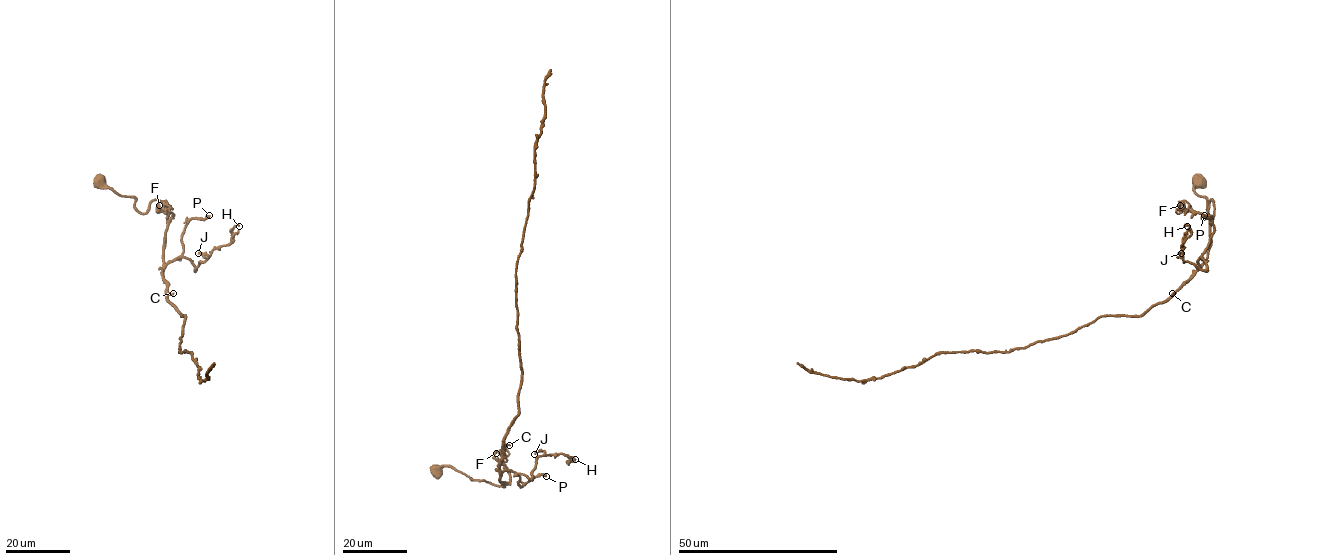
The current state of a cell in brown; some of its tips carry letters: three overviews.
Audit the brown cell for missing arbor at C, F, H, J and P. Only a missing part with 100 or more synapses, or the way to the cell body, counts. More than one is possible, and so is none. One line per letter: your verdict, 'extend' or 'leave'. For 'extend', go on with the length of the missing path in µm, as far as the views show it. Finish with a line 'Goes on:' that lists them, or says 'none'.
C: leave
F: leave
H: leave
J: leave
P: leave
Goes on: none

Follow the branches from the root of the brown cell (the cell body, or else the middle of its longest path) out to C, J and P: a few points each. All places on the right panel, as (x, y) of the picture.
C: (1197, 181), (1193, 190), (1206, 199), (1208, 213), (1211, 200), (1214, 206), (1208, 257), (1172, 293)
J: (1197, 181), (1208, 213), (1214, 206), (1208, 257), (1198, 260), (1206, 268), (1181, 253)
P: (1197, 181), (1208, 213), (1214, 206), (1200, 264), (1213, 231), (1204, 215)

